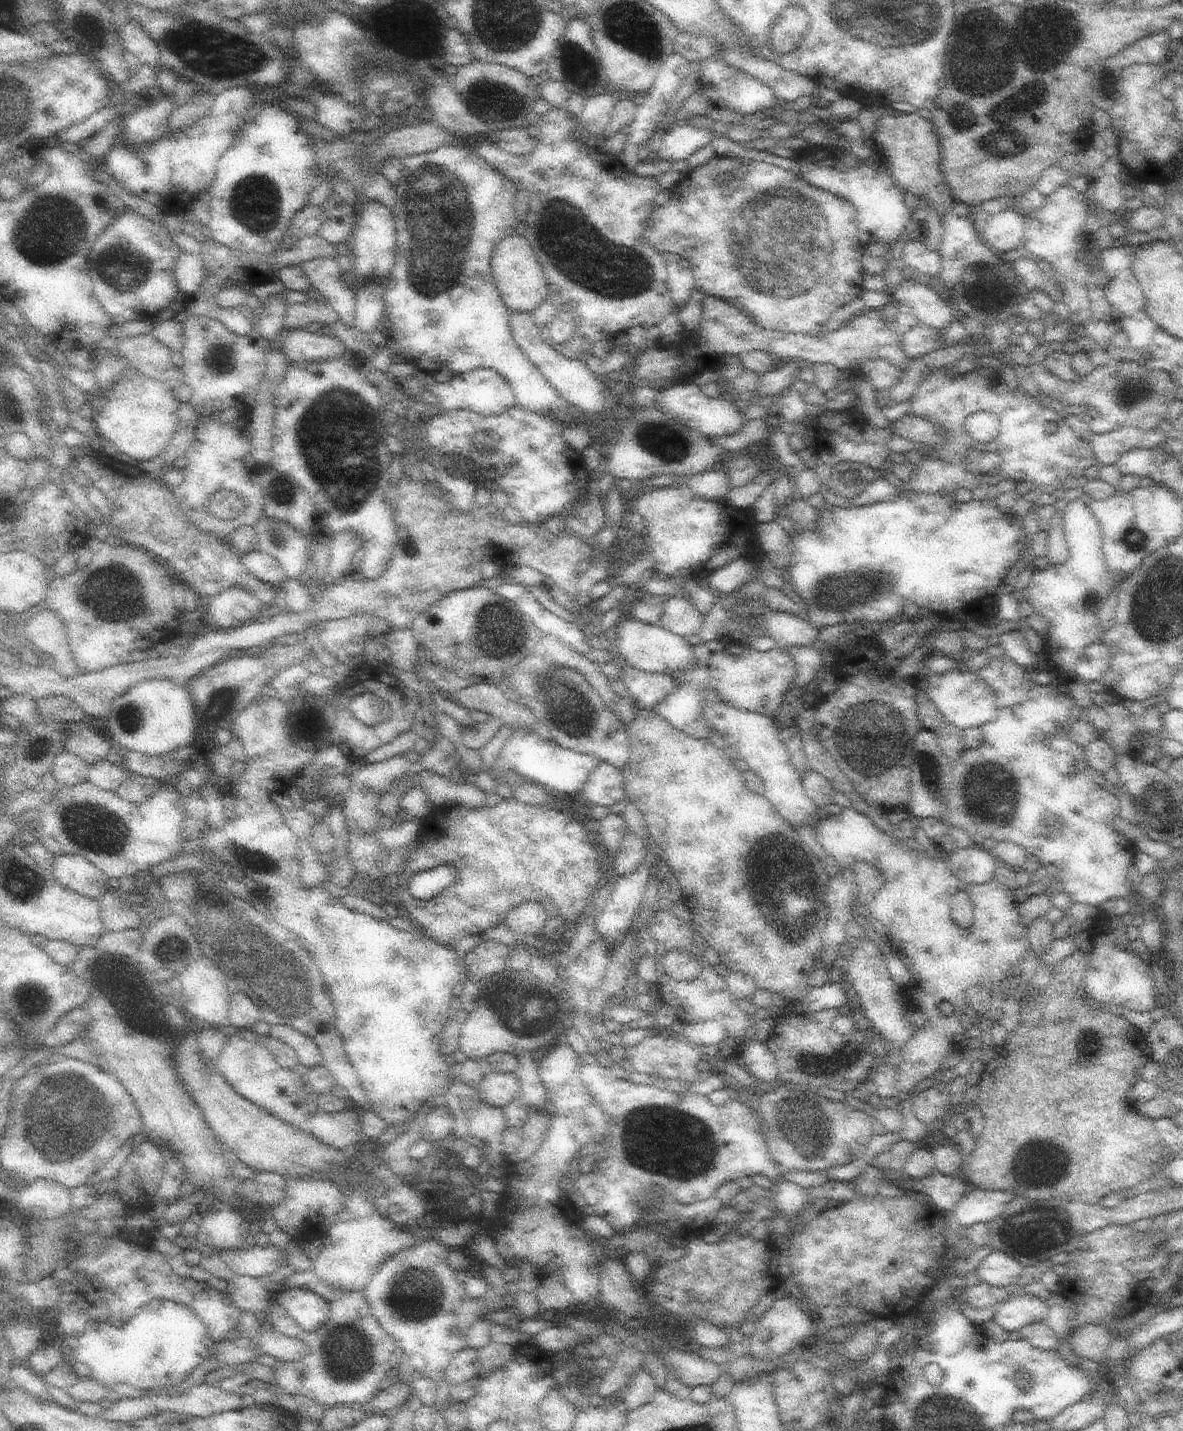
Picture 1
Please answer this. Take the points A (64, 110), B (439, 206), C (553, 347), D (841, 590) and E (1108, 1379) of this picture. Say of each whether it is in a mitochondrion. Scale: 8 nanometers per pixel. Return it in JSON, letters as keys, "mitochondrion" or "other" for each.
{"A":"other","B":"mitochondrion","C":"other","D":"mitochondrion","E":"other"}

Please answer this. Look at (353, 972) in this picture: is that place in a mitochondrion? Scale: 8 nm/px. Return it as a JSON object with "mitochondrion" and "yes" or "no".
{"mitochondrion":"yes"}

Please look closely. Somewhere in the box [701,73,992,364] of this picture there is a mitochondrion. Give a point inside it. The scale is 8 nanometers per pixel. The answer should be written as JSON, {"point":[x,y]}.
{"point":[782,219]}

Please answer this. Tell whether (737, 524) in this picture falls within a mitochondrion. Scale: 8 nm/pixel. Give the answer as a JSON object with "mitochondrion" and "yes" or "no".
{"mitochondrion":"no"}

